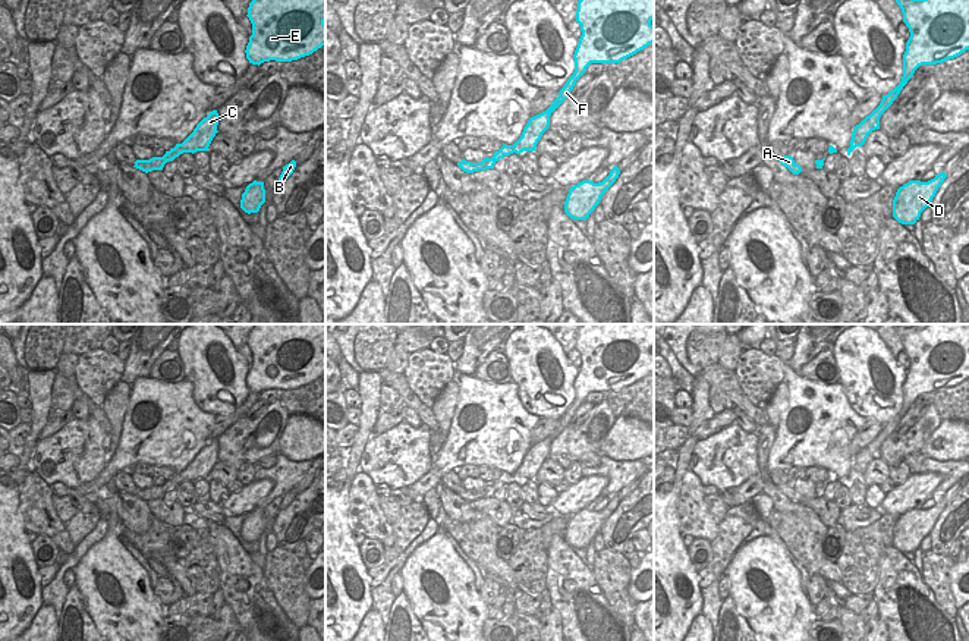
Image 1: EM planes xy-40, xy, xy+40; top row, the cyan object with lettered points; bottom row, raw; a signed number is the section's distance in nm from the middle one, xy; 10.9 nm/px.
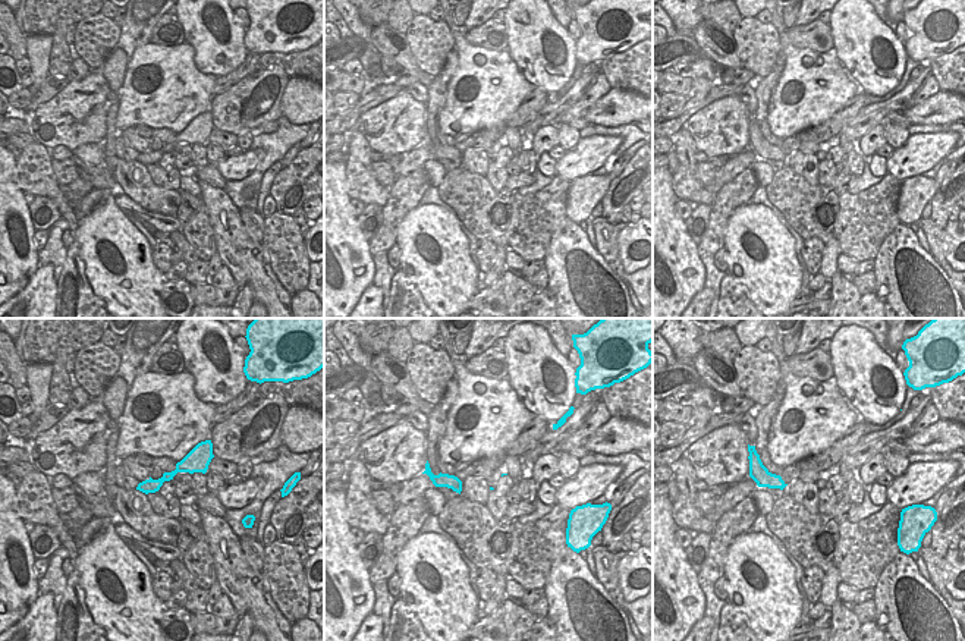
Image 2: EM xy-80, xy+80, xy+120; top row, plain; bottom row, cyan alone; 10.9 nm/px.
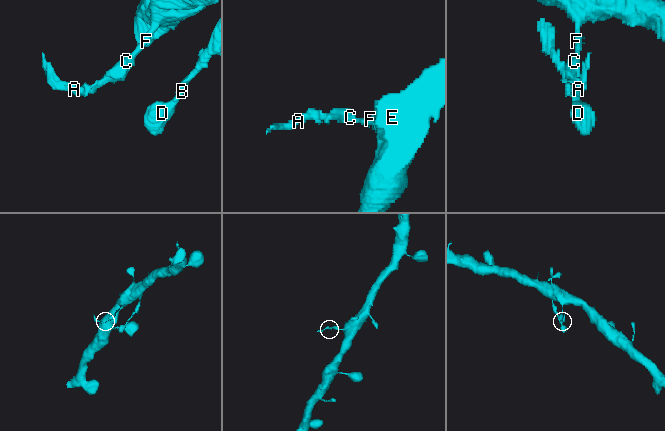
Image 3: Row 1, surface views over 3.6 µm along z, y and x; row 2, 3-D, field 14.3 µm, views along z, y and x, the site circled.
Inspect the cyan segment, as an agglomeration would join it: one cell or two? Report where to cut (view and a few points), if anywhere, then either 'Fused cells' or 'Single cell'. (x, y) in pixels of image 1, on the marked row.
Split along xy+40 (903, 72), (902, 85). Fused cells.

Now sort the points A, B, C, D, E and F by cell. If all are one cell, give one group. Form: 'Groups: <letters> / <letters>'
Groups: A C F / B D E.

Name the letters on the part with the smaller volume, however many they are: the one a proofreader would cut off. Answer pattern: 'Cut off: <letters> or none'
Cut off: A, C, F.

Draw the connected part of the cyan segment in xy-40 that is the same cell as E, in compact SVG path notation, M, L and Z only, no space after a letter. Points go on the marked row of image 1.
M252 0L246 16L252 35L245 53L252 65L298 60L325 45L325 0Z

